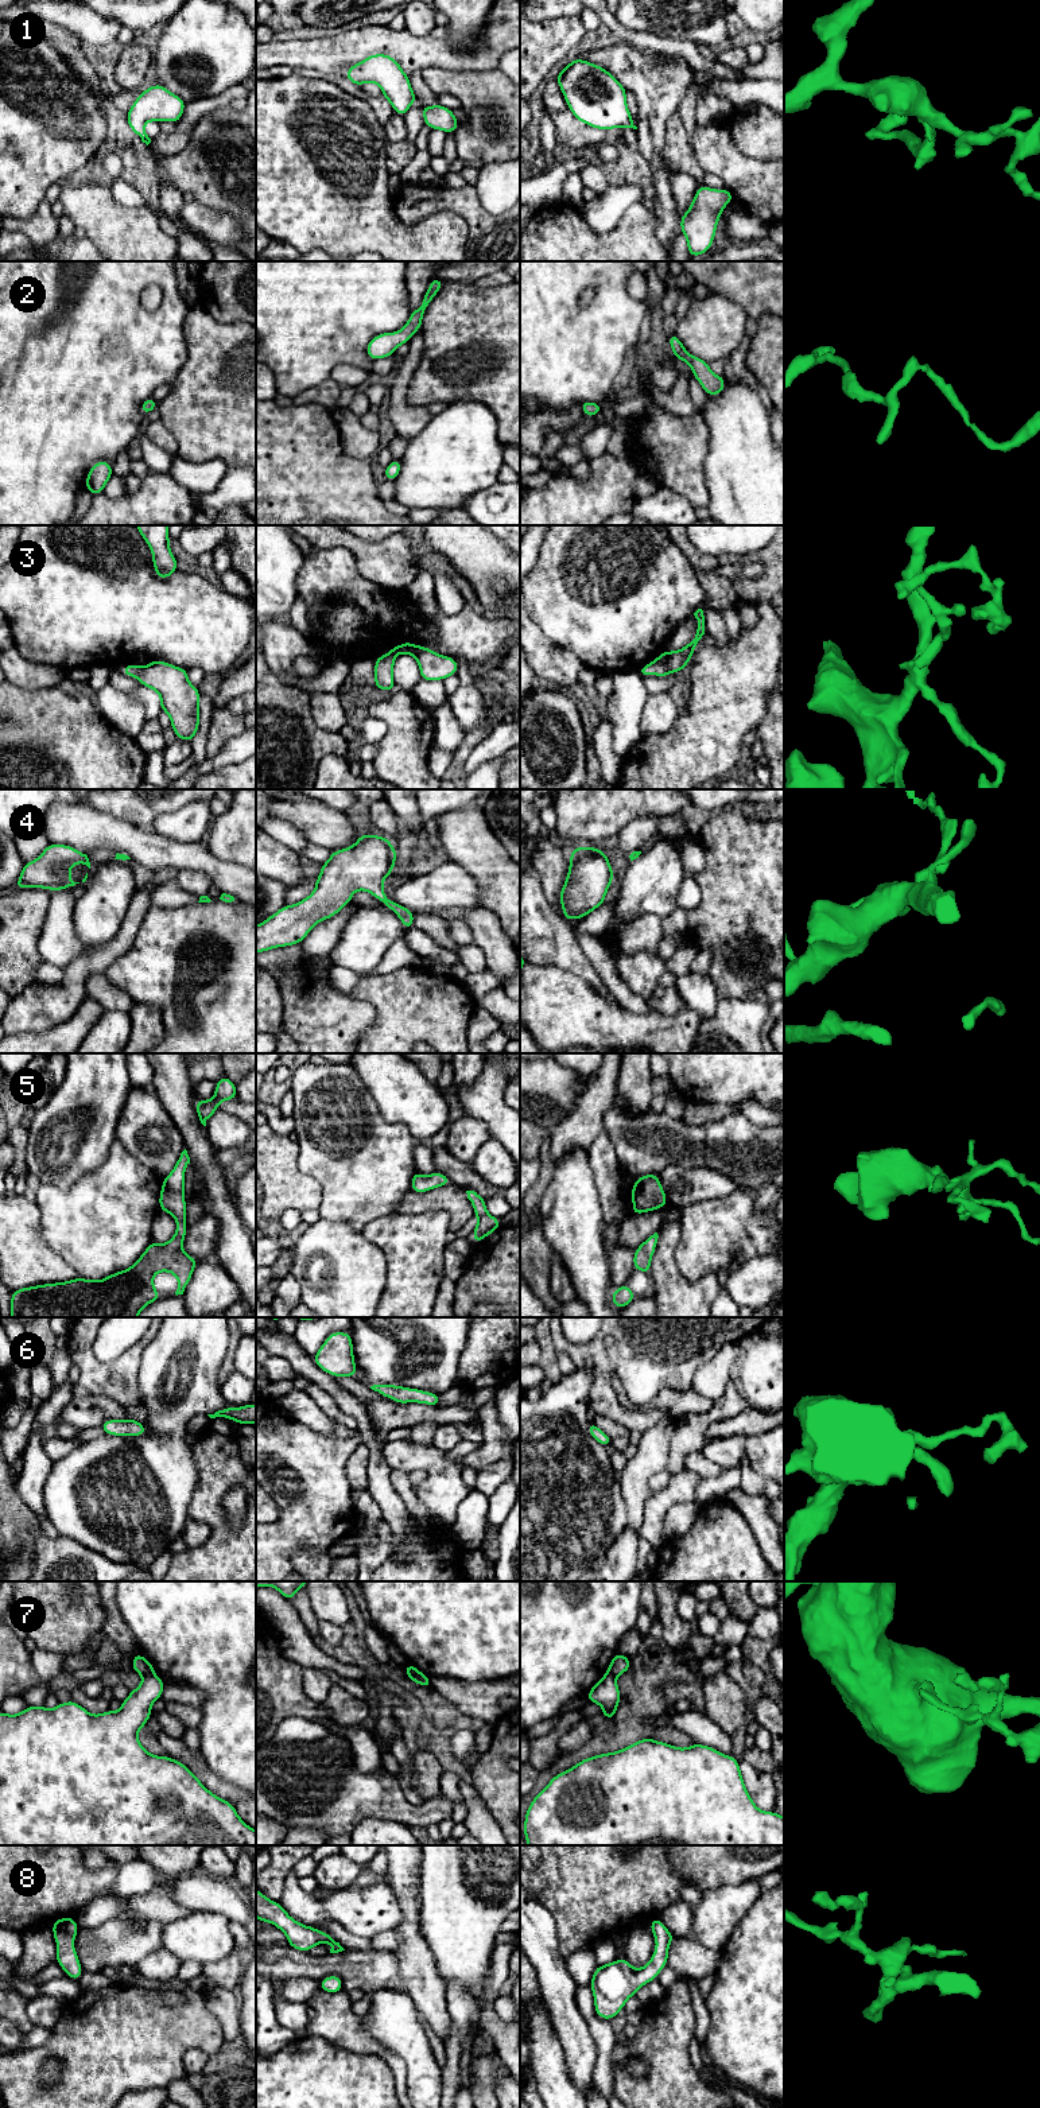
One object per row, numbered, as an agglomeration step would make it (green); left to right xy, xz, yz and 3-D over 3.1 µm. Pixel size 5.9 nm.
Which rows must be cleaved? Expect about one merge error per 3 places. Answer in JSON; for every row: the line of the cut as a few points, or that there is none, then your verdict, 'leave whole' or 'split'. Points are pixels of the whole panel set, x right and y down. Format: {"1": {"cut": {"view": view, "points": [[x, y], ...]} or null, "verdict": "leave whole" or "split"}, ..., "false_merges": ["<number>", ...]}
{"1": {"cut": null, "verdict": "leave whole"}, "2": {"cut": null, "verdict": "leave whole"}, "3": {"cut": null, "verdict": "leave whole"}, "4": {"cut": null, "verdict": "leave whole"}, "5": {"cut": null, "verdict": "leave whole"}, "6": {"cut": null, "verdict": "leave whole"}, "7": {"cut": {"view": "xy", "points": [[154, 1673], [144, 1676]]}, "verdict": "split"}, "8": {"cut": null, "verdict": "leave whole"}, "false_merges": ["7"]}

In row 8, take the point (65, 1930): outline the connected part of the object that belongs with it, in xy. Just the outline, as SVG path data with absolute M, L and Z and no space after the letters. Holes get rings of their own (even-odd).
M74 1917L59 1918L53 1922L54 1940L58 1944L55 1961L73 1980L79 1980L84 1973L78 1961L78 1953L71 1945L78 1934L78 1925Z

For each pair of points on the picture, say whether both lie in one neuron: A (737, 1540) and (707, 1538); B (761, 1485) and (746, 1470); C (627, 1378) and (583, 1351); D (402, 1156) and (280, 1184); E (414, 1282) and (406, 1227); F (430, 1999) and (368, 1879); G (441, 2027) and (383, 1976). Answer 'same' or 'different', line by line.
A: same
B: same
C: same
D: different
E: same
F: different
G: different

